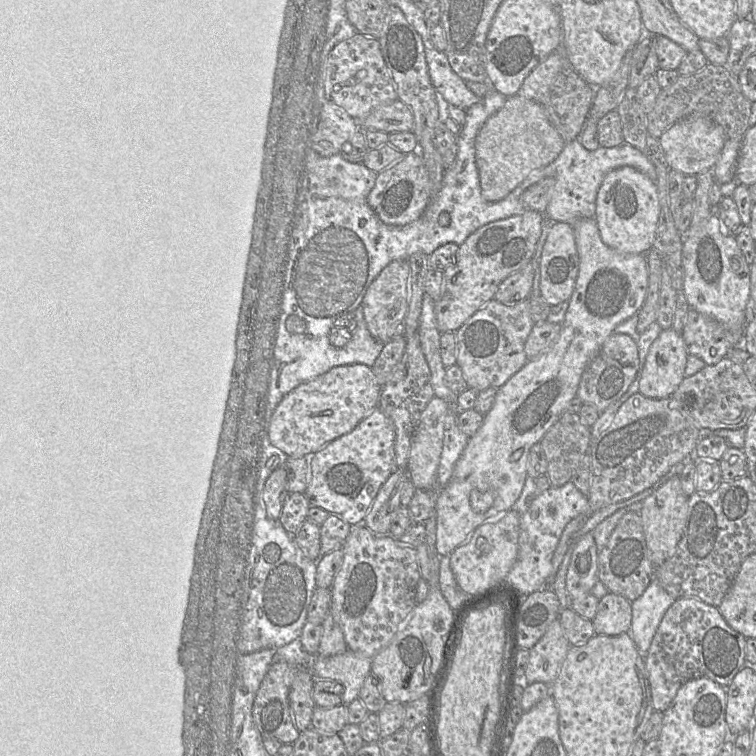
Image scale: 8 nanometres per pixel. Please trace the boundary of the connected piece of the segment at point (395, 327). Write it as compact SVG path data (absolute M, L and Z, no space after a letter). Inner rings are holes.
M394 260L381 270L364 294L360 307L367 328L373 338L382 344L389 342L396 334L402 335L409 306L409 277L407 260Z

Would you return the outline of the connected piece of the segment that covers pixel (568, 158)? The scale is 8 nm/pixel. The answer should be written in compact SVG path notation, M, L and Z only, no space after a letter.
M573 140L565 143L561 153L553 161L553 166L555 167L555 174L553 175L553 178L555 179L555 186L548 202L545 215L552 222L564 222L570 226L572 226L579 219L595 218L596 196L598 189L604 177L609 172L617 168L624 166L633 167L648 176L649 179L657 186L657 175L653 164L638 149L627 143L622 143L619 146L612 148L600 146L594 151L589 151L585 149L578 140Z

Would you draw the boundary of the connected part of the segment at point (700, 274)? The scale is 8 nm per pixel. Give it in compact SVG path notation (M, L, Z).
M711 214L697 232L682 235L683 292L690 308L710 317L729 330L741 328L744 341L746 308L750 299L750 266L736 238L724 227L717 214Z

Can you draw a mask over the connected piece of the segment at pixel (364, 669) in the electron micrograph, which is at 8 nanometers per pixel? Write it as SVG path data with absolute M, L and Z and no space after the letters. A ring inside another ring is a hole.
M350 650L333 656L315 656L312 674L315 679L330 679L343 687L342 704L358 699L359 691L371 672L372 660Z

